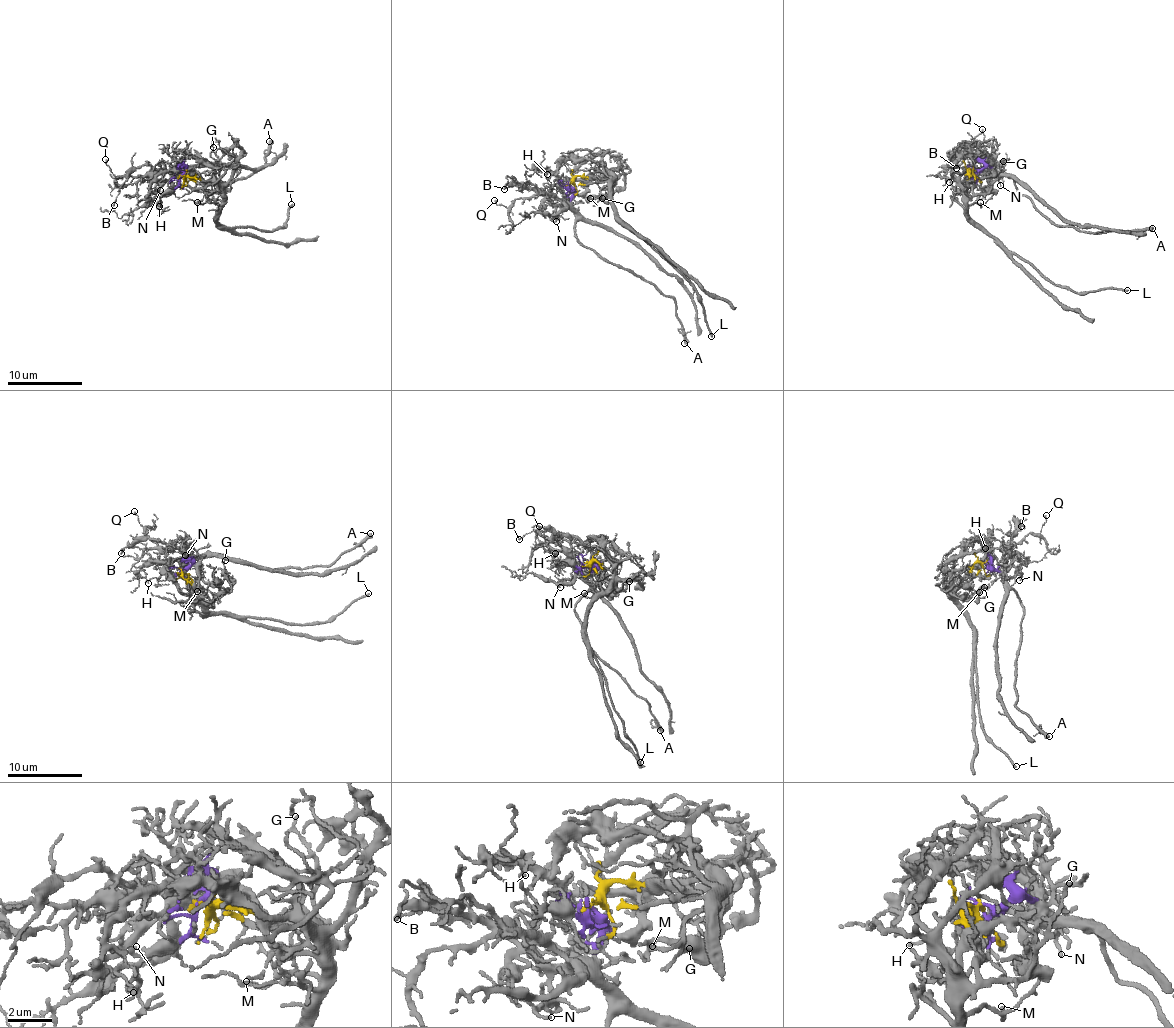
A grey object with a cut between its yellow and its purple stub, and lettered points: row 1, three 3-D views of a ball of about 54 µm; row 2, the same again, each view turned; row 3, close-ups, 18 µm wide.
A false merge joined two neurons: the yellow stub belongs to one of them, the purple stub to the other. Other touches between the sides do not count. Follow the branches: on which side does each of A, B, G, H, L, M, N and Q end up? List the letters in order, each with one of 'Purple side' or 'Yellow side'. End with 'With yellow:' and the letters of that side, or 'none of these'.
A: Purple side
B: Purple side
G: Yellow side
H: Purple side
L: Yellow side
M: Yellow side
N: Purple side
Q: Purple side
With yellow: G, L, M

